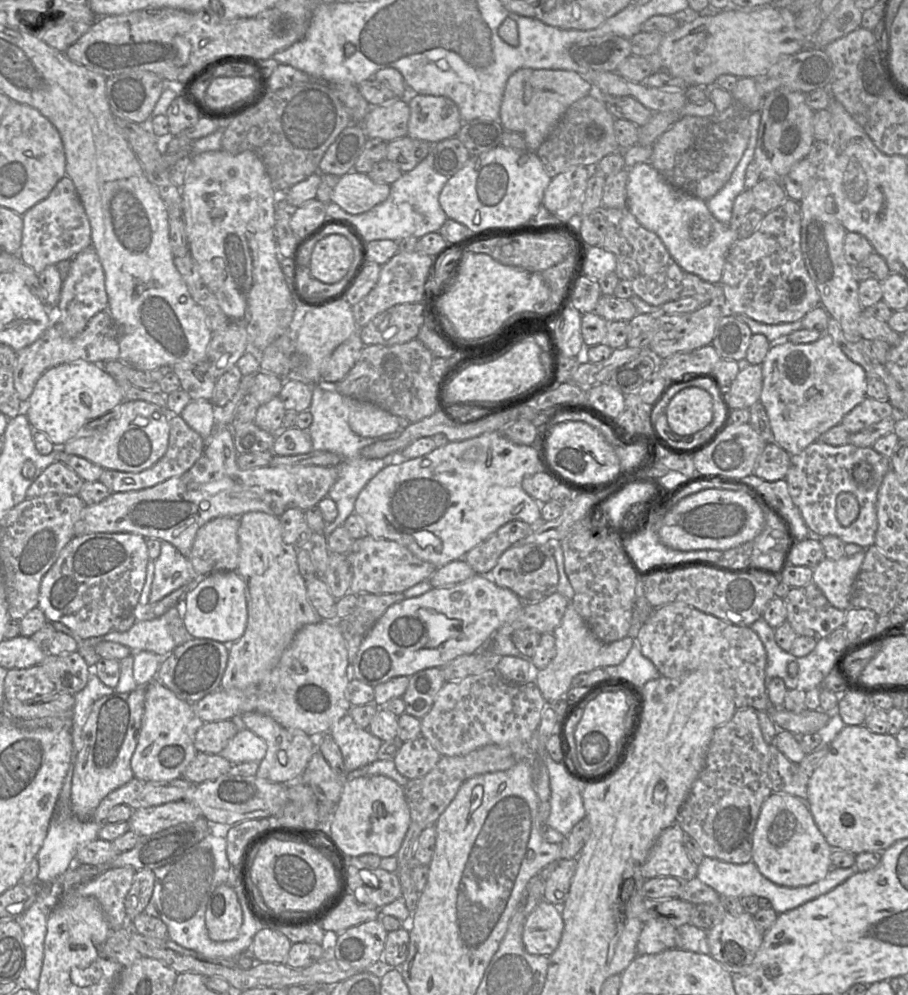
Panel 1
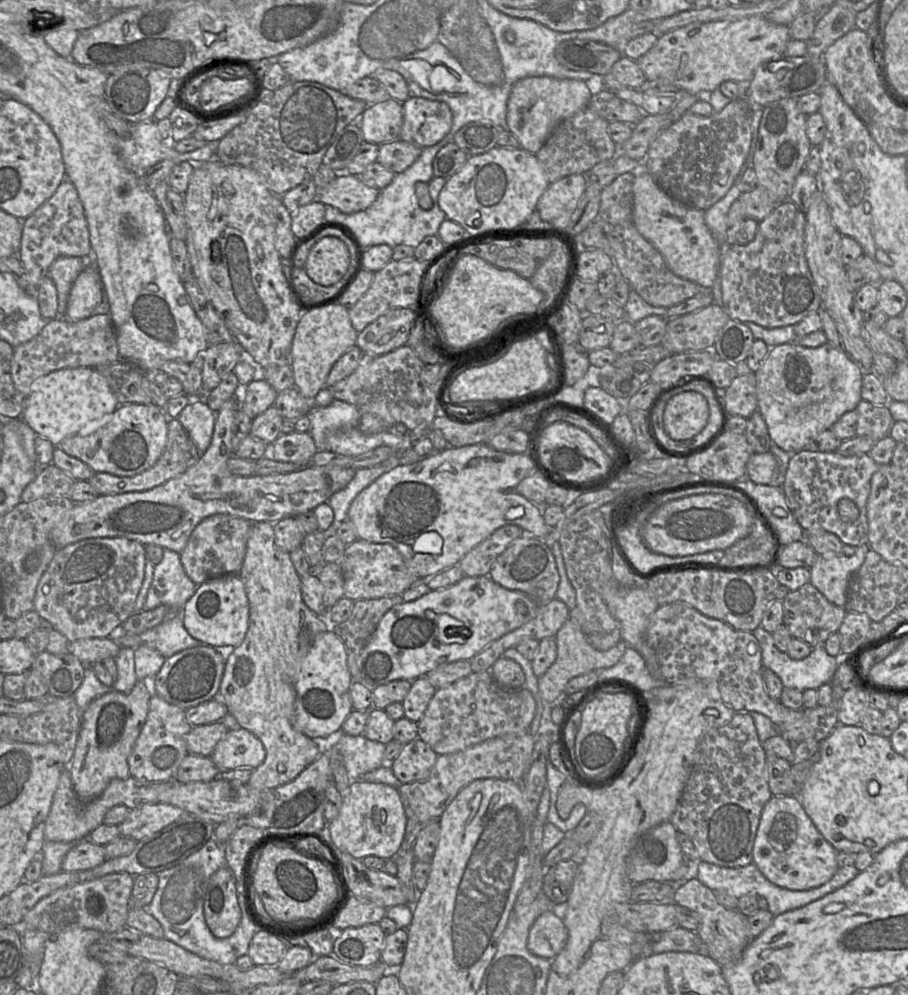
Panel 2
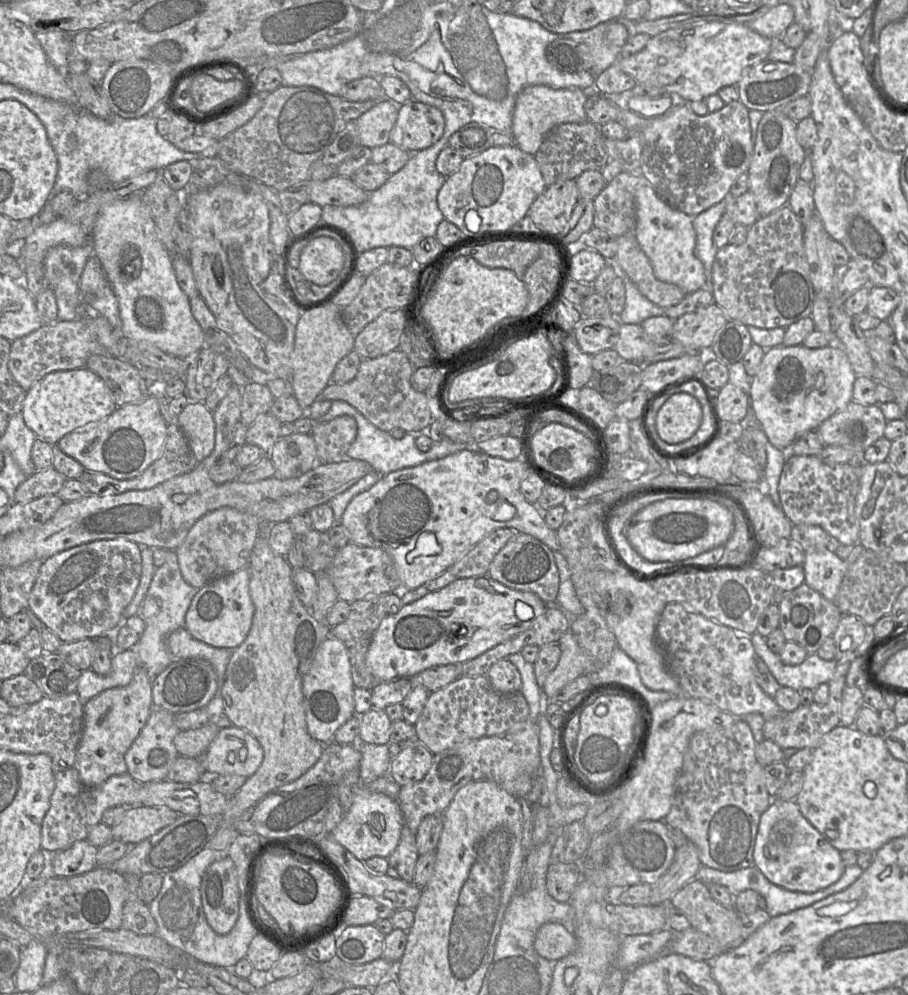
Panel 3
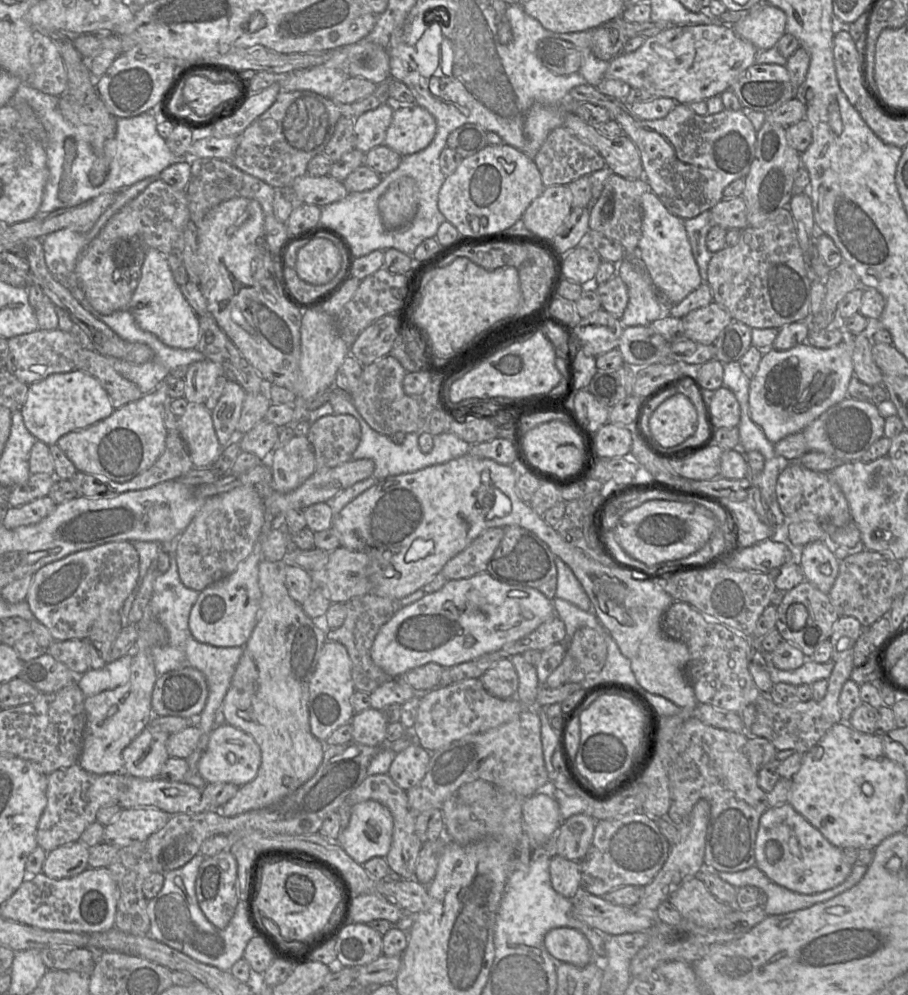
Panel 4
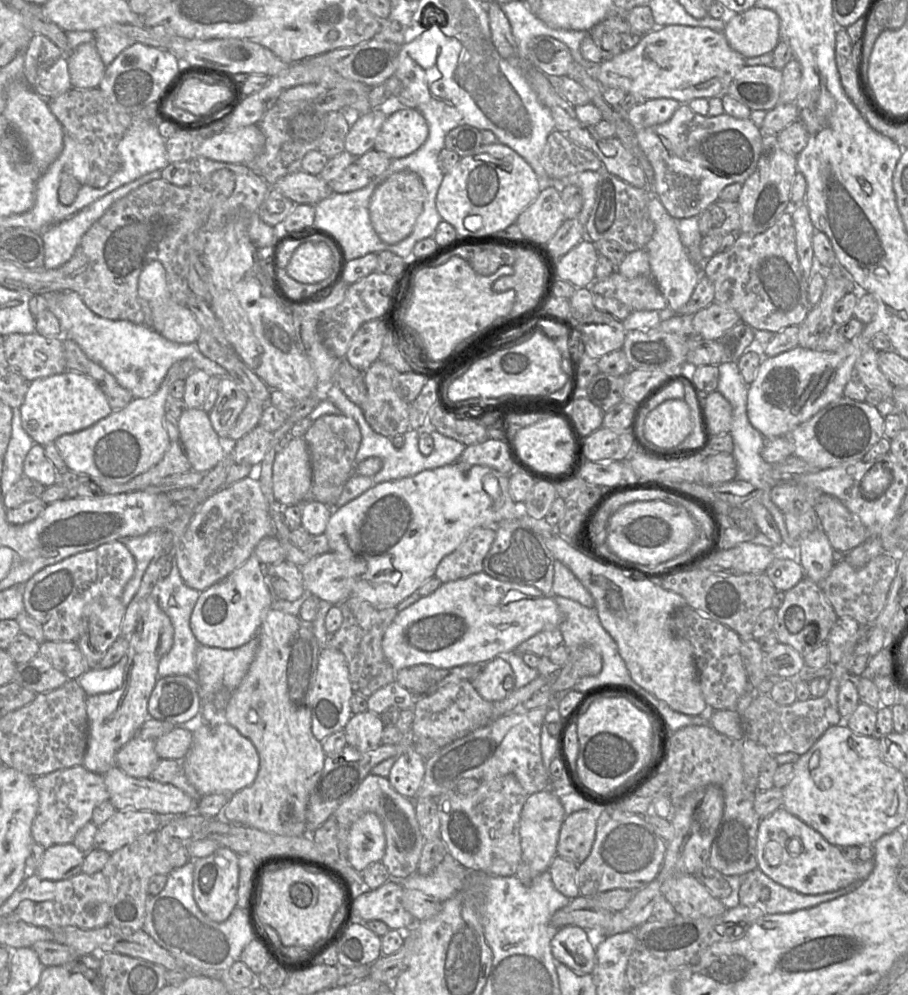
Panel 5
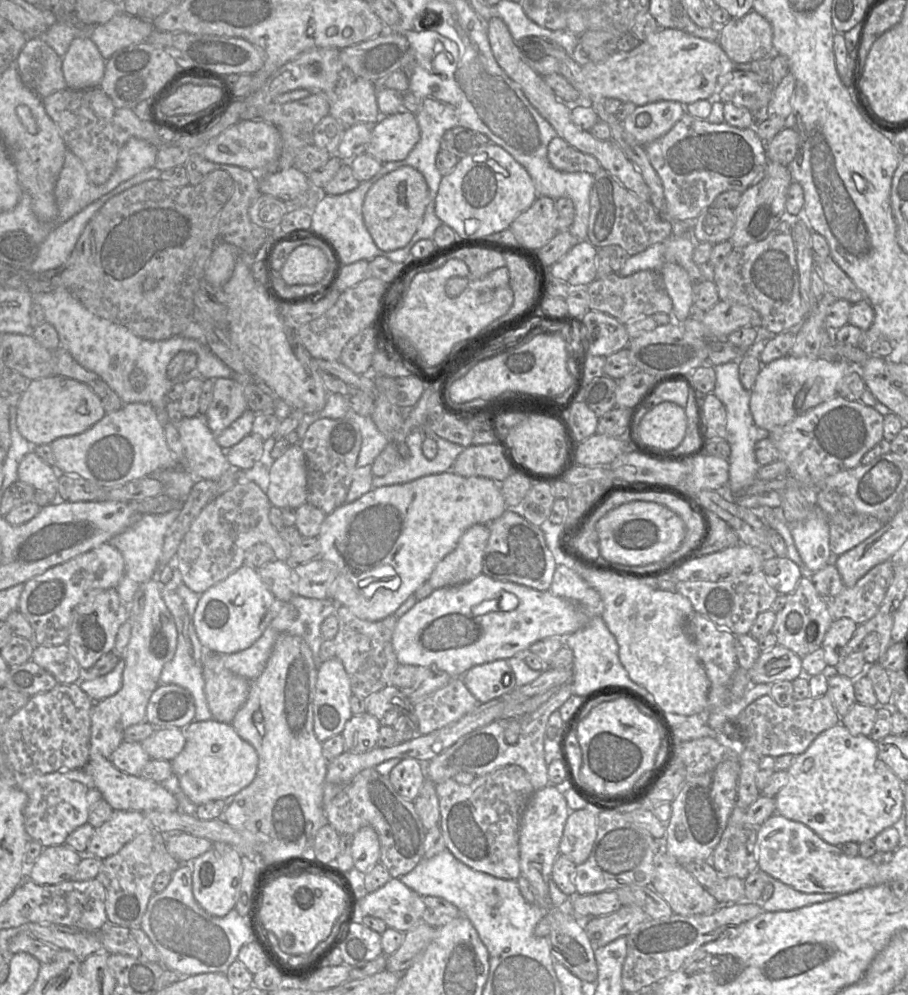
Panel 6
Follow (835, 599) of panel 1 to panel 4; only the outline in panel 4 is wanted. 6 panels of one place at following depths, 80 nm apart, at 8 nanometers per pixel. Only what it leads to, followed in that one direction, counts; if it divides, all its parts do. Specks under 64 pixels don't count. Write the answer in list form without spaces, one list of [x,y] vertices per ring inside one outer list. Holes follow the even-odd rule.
[[[827,540],[810,542],[801,549],[800,565],[805,580],[828,594],[839,572],[839,560]]]

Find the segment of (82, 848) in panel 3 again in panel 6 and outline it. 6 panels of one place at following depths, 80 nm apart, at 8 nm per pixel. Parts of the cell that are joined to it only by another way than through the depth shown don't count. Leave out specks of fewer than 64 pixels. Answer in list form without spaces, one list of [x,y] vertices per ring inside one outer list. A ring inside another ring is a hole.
[[[67,845],[46,847],[32,866],[30,880],[38,885],[54,885],[70,880],[82,854]]]

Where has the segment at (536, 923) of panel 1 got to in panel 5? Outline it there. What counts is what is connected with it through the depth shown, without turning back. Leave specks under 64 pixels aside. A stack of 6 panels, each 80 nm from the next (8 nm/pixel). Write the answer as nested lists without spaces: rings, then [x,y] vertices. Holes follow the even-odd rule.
[[[567,925],[559,928],[553,936],[551,952],[556,964],[562,963],[579,975],[593,974],[595,945],[592,932]]]

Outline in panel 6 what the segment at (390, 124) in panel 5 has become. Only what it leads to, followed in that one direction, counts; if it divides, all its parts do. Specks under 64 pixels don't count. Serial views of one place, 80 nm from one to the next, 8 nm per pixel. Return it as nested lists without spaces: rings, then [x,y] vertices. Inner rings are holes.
[[[402,110],[372,125],[365,153],[381,163],[404,160],[420,139],[416,115]]]

